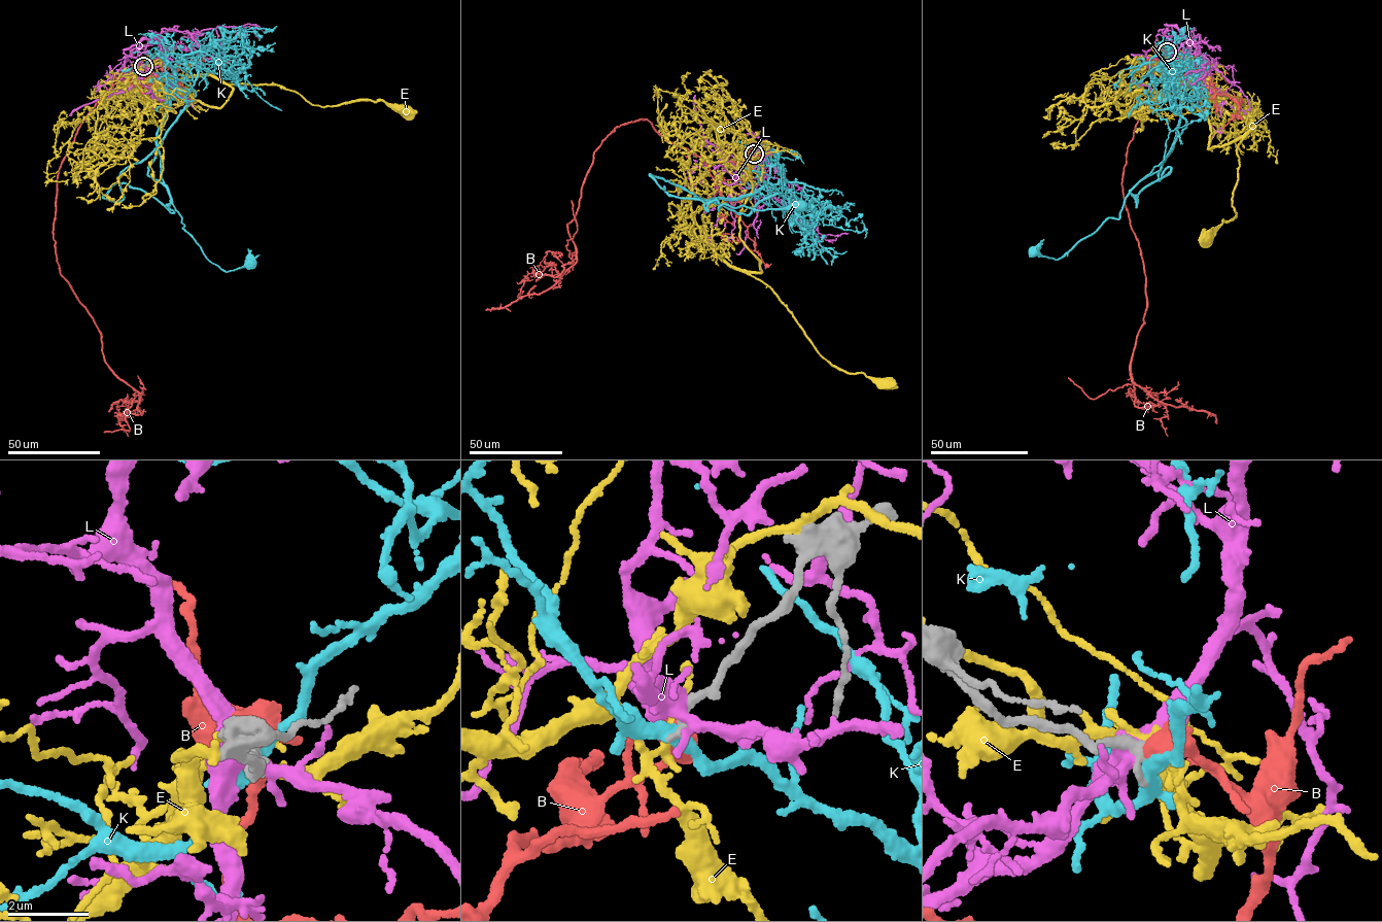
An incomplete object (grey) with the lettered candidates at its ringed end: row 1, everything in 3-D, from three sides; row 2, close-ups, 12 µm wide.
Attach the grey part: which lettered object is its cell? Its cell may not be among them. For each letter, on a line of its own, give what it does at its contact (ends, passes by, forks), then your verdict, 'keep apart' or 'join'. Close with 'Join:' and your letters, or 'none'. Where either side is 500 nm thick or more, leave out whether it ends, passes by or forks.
B: join
E: it passes by | keep apart
K: it passes by | keep apart
L: it forks | keep apart
Join: B

